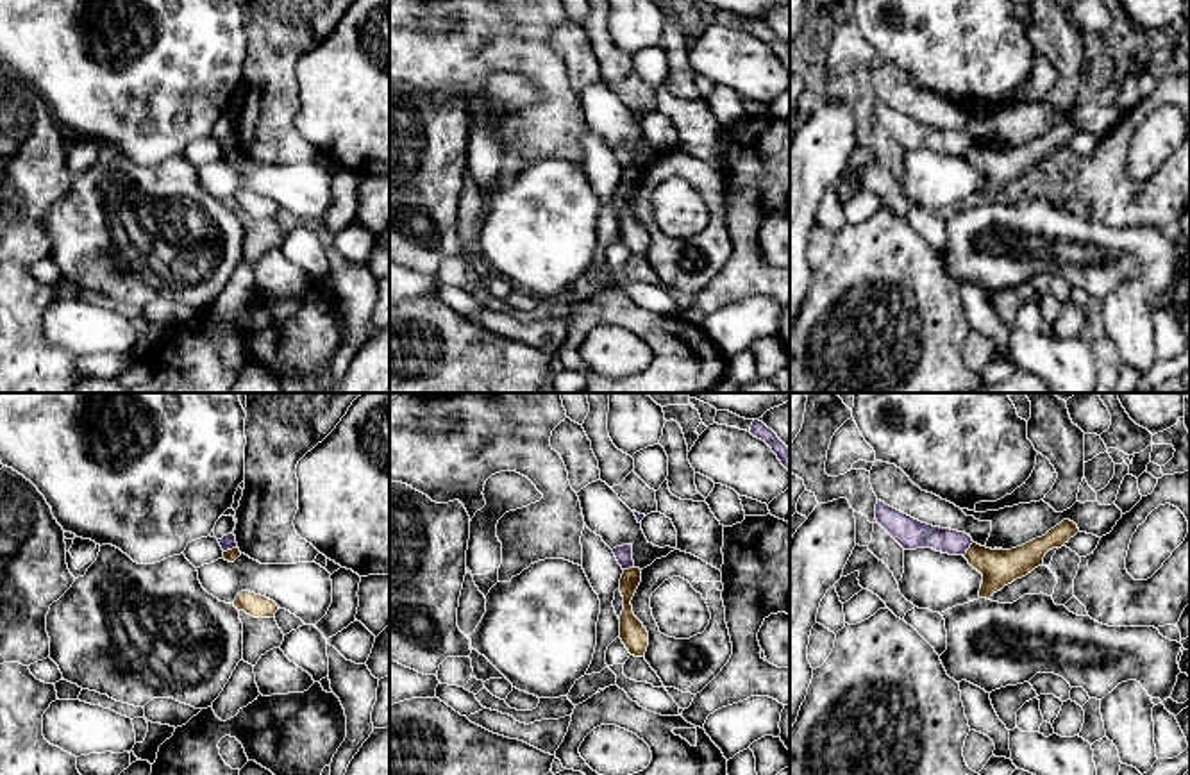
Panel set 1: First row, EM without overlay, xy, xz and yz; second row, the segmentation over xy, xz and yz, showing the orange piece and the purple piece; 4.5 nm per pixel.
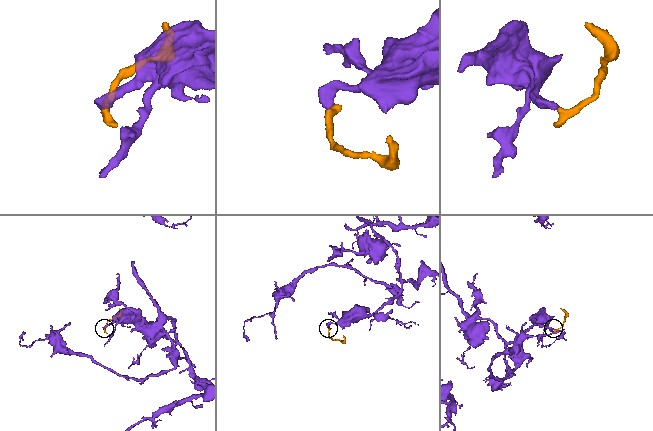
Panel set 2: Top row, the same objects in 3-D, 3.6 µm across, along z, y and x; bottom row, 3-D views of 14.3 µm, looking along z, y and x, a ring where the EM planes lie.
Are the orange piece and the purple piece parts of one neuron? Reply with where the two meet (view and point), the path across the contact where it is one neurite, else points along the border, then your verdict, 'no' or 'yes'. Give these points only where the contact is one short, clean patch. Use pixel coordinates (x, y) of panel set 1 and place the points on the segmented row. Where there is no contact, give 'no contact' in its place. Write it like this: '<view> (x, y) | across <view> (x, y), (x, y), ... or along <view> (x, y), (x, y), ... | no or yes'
yz (969, 549) | along yz (972, 541), (963, 556) | no

